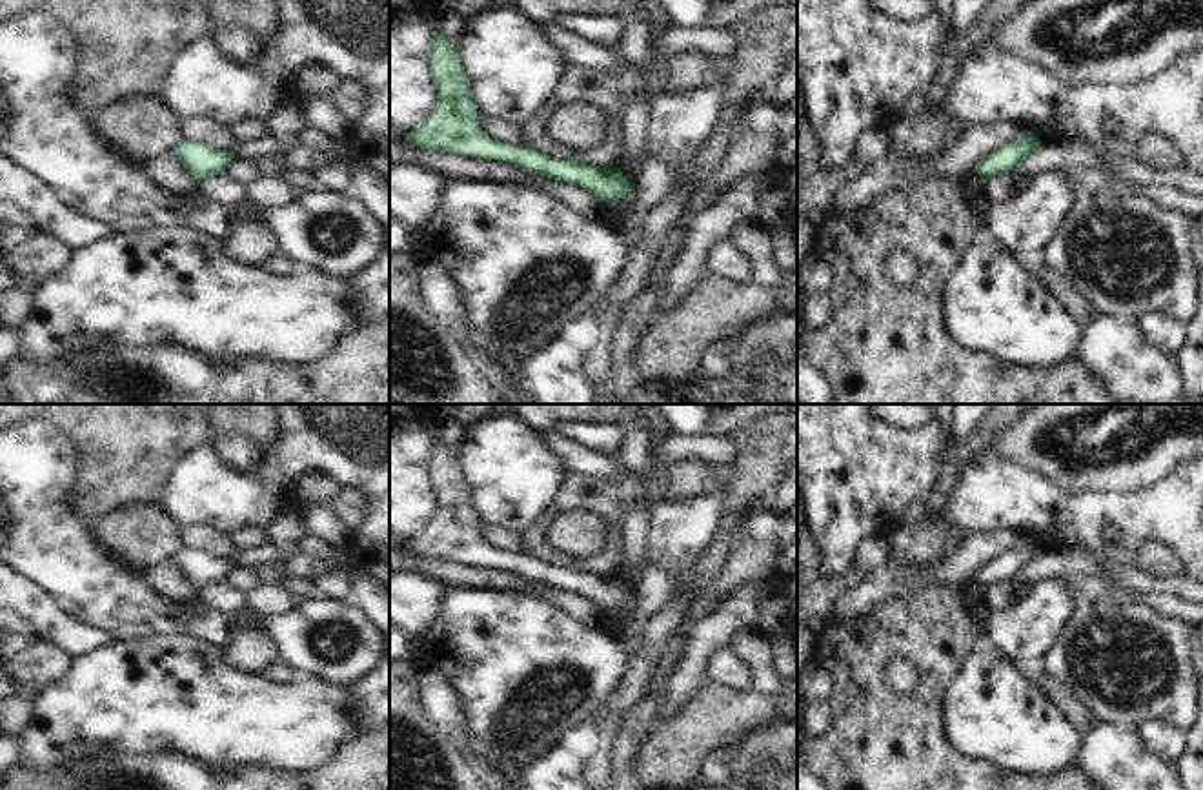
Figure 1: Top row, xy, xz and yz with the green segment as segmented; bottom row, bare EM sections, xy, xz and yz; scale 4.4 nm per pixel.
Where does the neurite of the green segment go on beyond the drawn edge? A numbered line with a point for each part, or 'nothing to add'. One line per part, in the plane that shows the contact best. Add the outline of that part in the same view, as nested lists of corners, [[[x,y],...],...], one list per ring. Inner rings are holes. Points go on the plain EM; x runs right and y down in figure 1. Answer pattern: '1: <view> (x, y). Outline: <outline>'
nothing to add.

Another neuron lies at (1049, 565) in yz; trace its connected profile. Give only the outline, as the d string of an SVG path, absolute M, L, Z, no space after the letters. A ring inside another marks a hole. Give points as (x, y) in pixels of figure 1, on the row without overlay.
M1039 546L1036 559L1023 566L1010 581L1014 584L1041 584L1056 581L1065 575L1101 575L1103 561L1096 559L1088 550L1077 546L1065 546L1059 550L1046 550Z

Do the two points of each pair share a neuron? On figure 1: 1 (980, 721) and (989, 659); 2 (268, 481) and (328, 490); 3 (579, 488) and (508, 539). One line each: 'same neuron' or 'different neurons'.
1: same neuron
2: different neurons
3: different neurons

